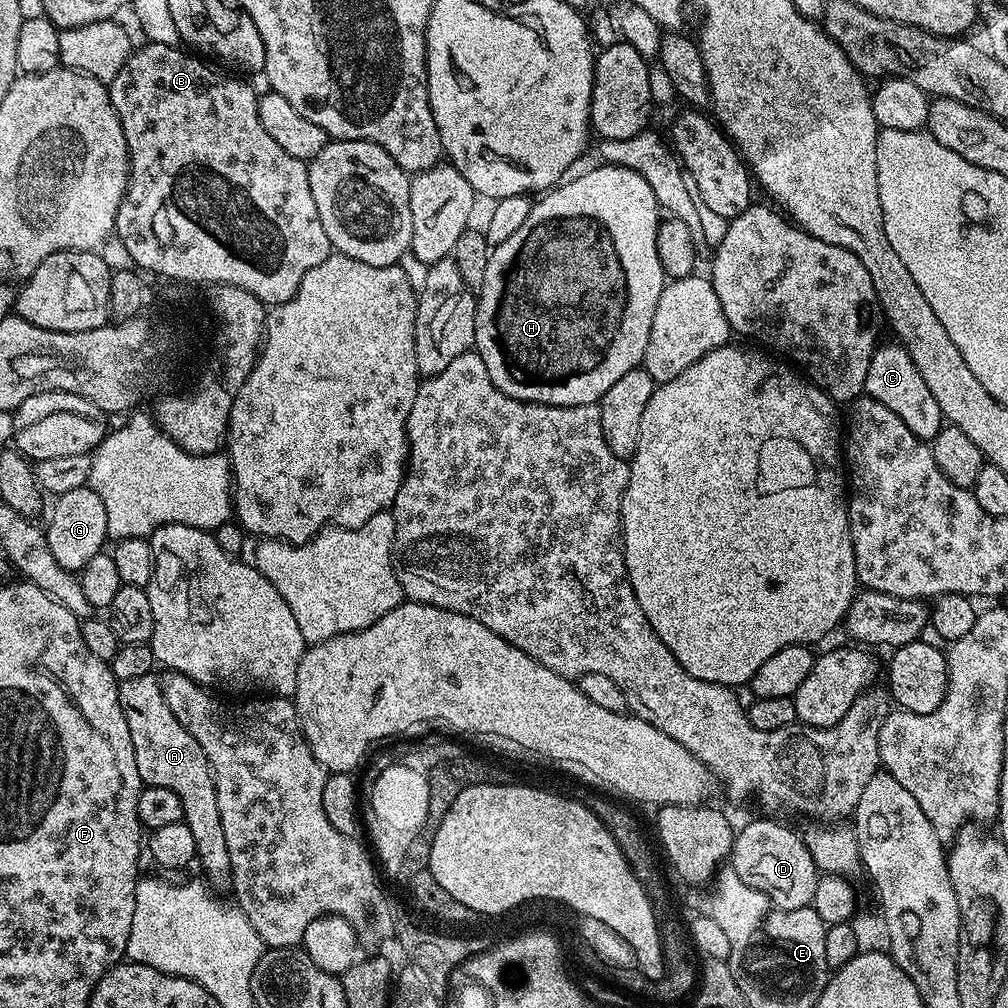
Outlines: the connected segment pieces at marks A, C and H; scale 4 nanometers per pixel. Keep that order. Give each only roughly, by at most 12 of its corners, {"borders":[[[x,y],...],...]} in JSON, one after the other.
{"borders":[[[155,675],[121,680],[141,781],[178,794],[213,889],[232,882],[212,768]],[[881,343],[863,395],[894,410],[919,440],[945,427],[904,345]],[[601,163],[491,249],[474,351],[599,402],[666,283],[654,190]]]}

